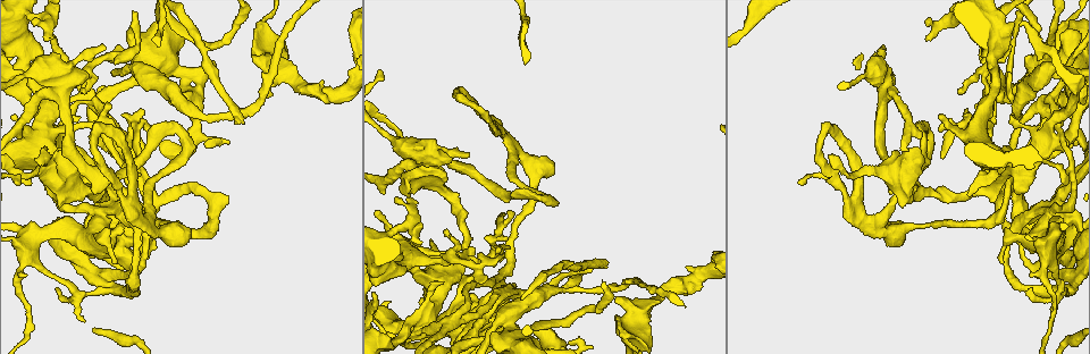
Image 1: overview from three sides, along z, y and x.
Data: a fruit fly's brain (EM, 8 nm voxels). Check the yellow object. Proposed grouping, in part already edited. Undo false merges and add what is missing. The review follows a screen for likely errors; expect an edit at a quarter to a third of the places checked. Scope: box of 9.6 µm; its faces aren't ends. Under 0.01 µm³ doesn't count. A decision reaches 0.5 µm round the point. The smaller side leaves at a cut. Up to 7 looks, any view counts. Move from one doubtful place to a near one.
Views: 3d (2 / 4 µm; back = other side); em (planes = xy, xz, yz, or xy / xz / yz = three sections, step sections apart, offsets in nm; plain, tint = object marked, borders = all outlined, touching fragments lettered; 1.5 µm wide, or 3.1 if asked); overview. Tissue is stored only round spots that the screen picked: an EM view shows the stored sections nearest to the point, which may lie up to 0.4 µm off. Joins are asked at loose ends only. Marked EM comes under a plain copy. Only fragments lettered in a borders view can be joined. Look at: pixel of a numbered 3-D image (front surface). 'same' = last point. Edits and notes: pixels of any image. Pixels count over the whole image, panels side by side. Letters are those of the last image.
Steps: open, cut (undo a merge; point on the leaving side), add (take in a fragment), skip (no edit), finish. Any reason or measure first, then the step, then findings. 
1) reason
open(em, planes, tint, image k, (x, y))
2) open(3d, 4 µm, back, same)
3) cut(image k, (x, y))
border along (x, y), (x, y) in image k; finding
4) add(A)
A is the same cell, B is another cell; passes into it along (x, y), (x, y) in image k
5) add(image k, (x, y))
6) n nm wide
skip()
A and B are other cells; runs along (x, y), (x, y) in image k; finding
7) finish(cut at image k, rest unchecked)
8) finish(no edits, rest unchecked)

an open end
open(em, planes, tint, image 1, (126, 215))

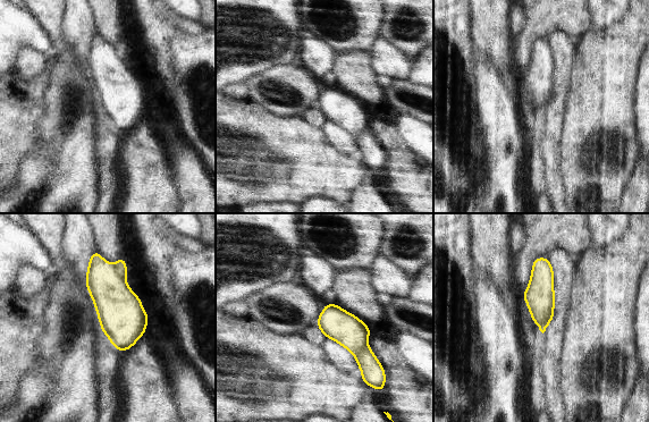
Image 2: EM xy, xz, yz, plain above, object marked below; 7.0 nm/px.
open(em, planes, borders, same)

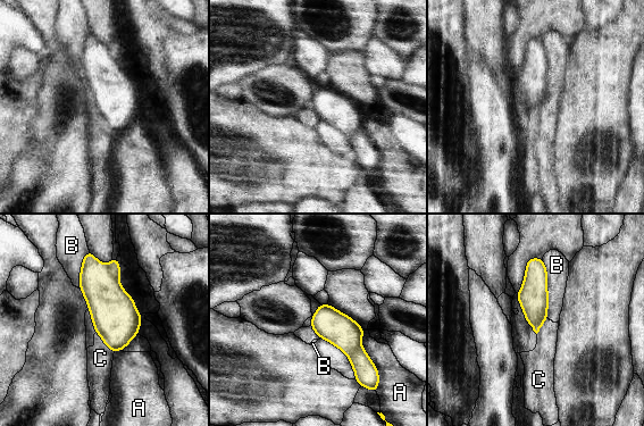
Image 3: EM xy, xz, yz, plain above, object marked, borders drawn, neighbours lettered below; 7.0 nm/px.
200 nm wide
skip()
A, B and C are other cells; border along (95, 332), (101, 341), (114, 352) in image 3; no lettered fragment goes on from it

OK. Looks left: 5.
an open end
open(em, planes, tint, image 1, (168, 101))

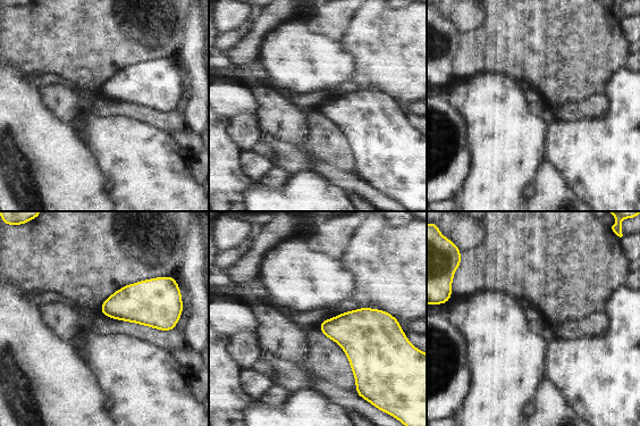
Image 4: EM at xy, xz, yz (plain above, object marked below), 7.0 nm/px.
what lies round it
open(em, planes, borders, same)

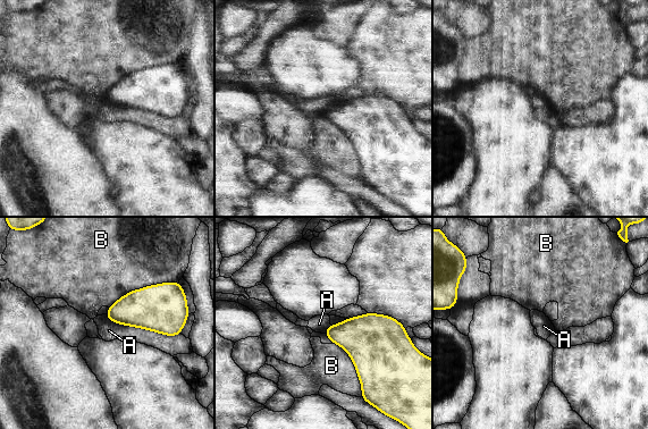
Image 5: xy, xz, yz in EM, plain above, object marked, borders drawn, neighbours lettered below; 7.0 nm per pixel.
190 nm wide
skip()
A and B are other cells; border along (104, 314), (118, 324), (179, 334) in image 5; none of them fits

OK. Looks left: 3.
sudden change in width
open(em, planes, tint, image 1, (261, 24))

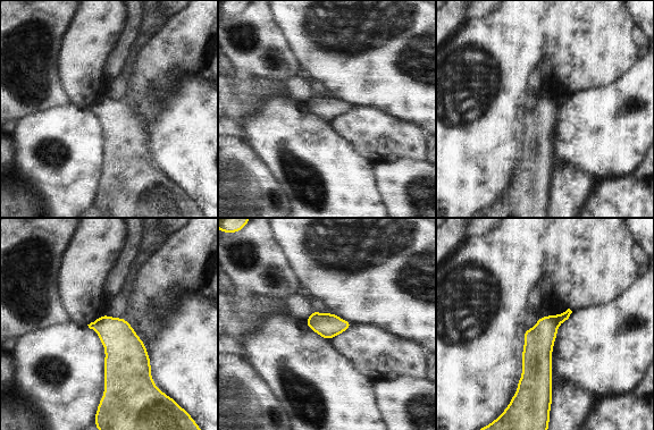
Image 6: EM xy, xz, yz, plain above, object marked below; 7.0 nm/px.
see the neighbours
open(em, planes, borders, same)

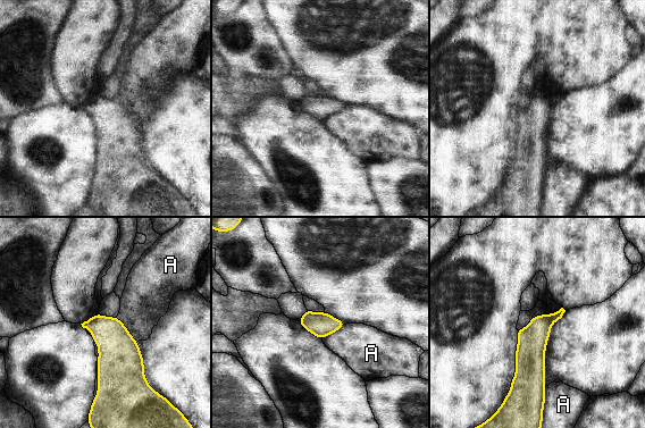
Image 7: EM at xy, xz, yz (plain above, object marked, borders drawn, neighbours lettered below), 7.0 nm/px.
cut(image 7, (532, 340))
A is another cell; border along (546, 315), (551, 324) in image 7; a second cell is stuck on

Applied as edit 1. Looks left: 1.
finish(cut at image 7, rest unchecked)

